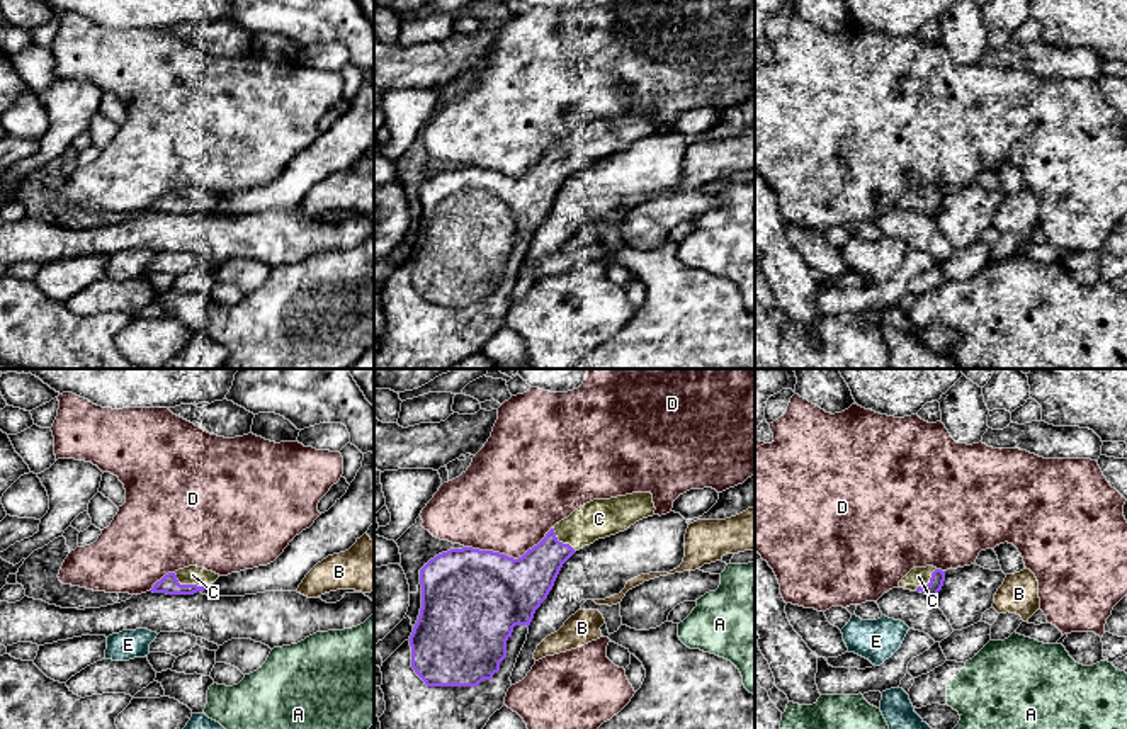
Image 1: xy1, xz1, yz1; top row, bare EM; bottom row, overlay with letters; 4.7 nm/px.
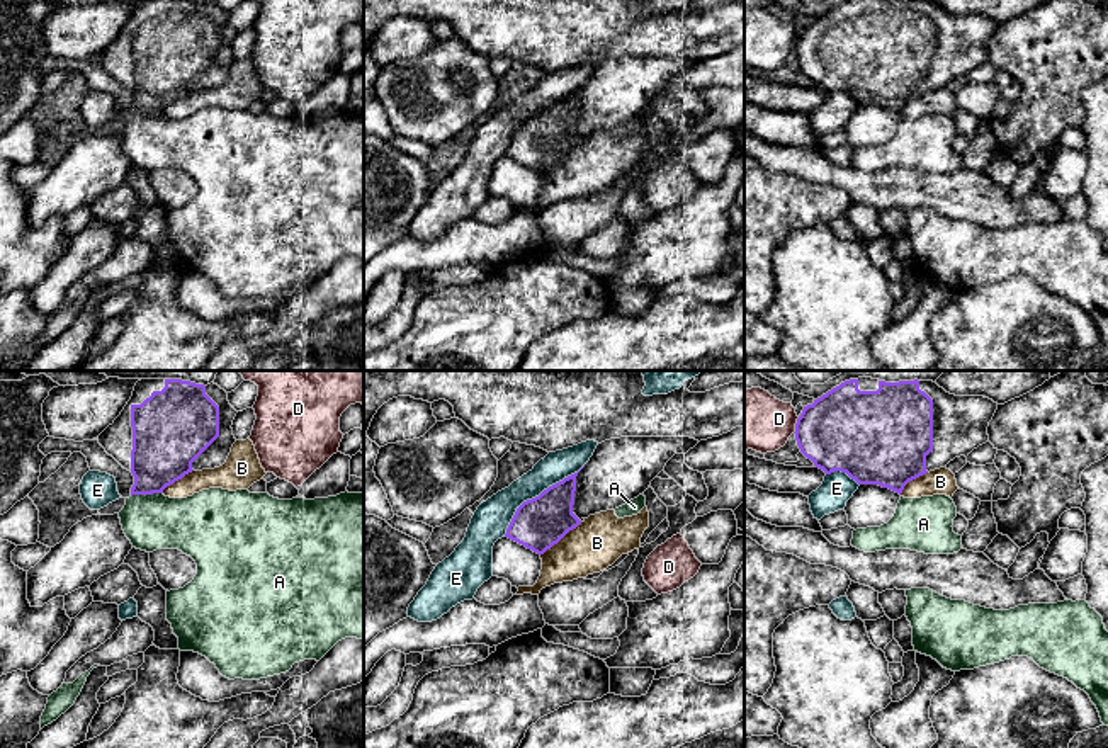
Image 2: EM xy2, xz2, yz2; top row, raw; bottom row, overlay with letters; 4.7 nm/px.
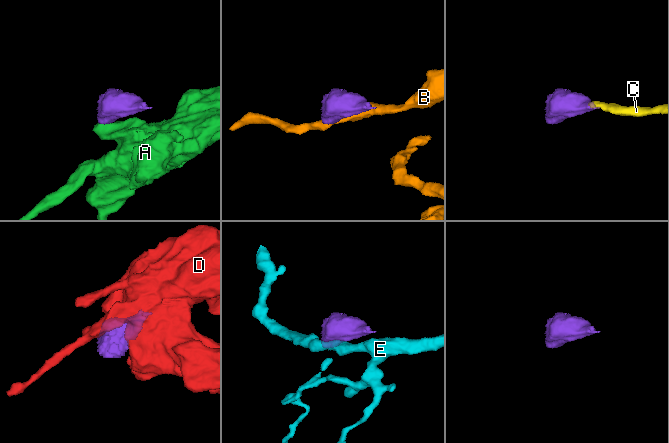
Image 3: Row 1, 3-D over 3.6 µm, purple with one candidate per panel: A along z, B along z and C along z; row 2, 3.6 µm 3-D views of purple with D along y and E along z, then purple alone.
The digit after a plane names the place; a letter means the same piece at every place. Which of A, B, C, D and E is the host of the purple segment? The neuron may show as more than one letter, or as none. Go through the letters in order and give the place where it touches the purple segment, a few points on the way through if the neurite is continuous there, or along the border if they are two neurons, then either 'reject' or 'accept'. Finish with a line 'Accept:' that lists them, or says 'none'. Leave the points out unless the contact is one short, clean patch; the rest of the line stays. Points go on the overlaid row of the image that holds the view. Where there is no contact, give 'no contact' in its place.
A: contact xy2 (146, 493); border xy2 (162, 492), (135, 493), (131, 497); reject
B: contact xz2 (561, 538); border xz2 (582, 522), (541, 555); reject
C: contact xy1 (189, 585); way xy1 (169, 583), (189, 585), (192, 575); accept
D: contact xz1 (509, 558); reject
E: contact xz2 (536, 497); reject
Accept: C

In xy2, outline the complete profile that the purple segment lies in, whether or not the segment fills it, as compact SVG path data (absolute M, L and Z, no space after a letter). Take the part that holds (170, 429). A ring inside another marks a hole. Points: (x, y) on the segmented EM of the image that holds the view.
M141 379L99 444L133 473L131 496L163 493L192 471L226 462L236 413L214 382Z

